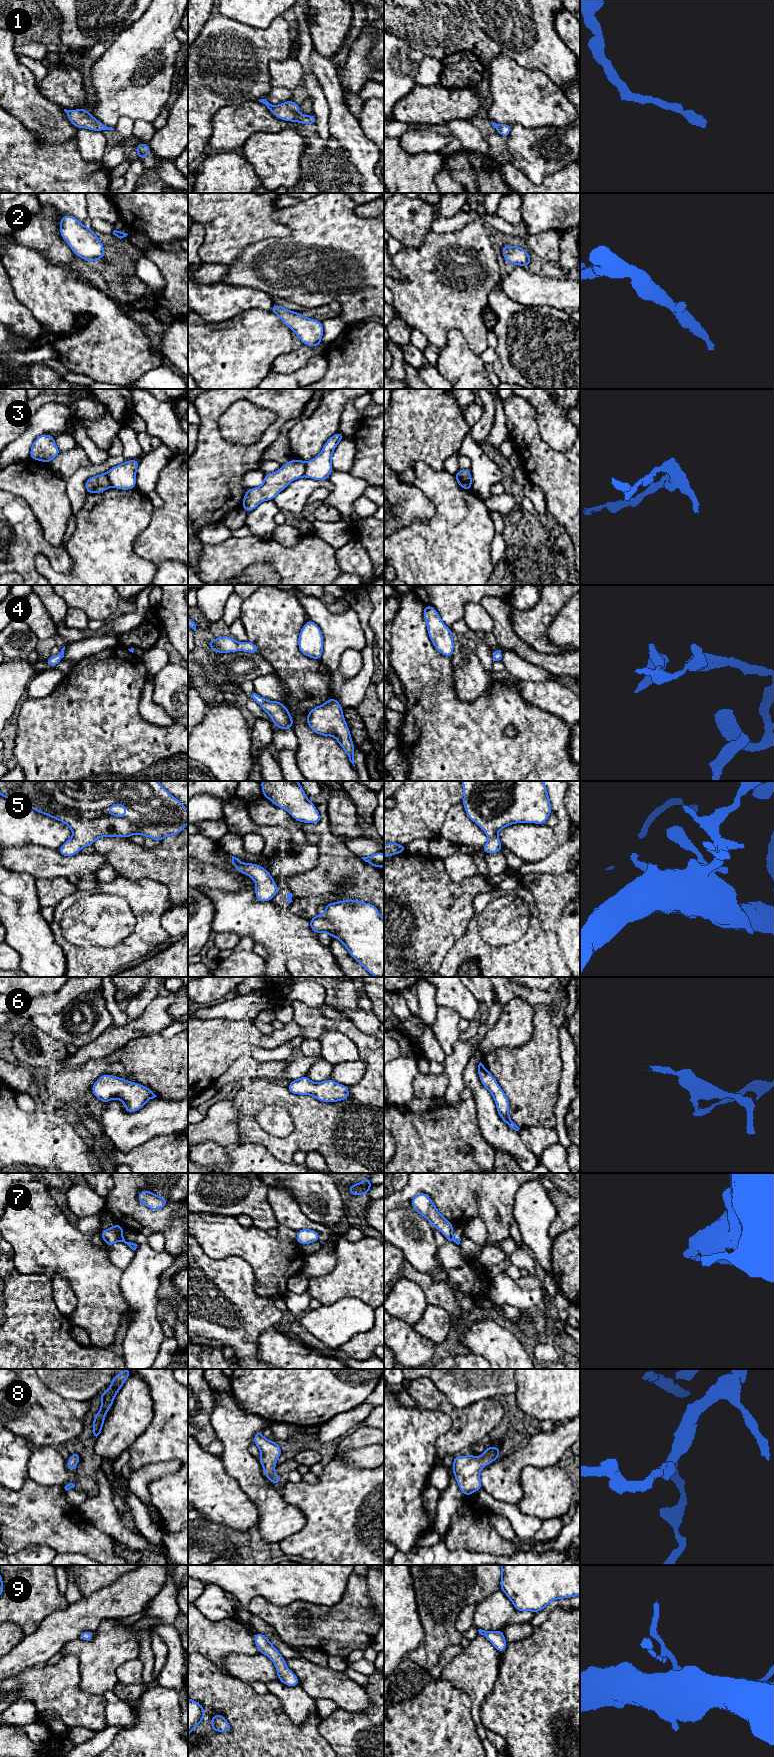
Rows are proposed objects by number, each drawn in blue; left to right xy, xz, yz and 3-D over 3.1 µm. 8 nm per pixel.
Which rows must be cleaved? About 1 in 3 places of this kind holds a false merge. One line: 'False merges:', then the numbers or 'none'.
False merges: 3, 7

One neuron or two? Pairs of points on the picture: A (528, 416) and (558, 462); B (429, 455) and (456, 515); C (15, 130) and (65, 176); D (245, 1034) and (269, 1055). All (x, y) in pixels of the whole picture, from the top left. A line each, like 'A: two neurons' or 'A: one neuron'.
A: one neuron
B: two neurons
C: one neuron
D: two neurons

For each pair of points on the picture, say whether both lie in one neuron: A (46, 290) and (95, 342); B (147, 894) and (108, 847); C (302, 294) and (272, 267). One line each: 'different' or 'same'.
A: same
B: different
C: same

